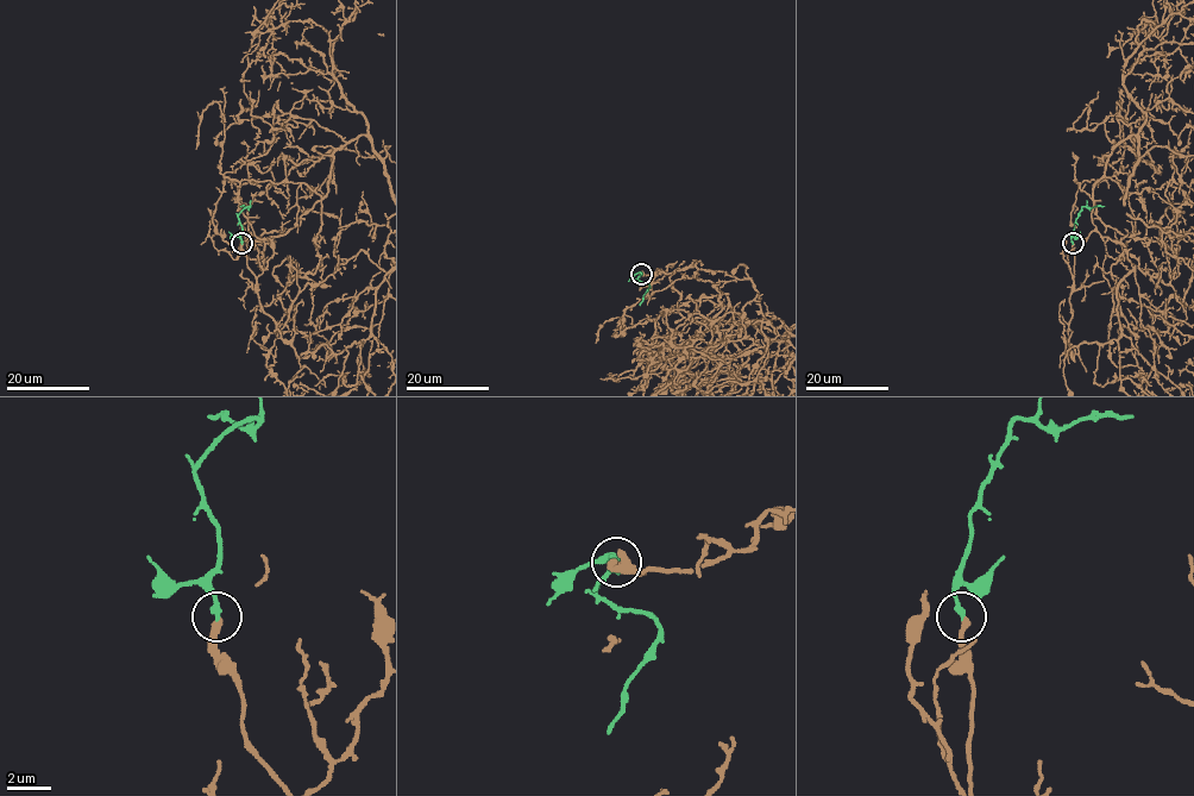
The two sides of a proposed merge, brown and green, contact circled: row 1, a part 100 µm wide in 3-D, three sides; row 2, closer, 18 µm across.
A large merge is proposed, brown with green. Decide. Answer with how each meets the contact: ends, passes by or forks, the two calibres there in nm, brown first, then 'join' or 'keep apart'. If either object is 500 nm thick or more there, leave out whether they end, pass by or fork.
brown ends there; green ends there; 320 nm thick on the brown side, 240 nm on the other; join

